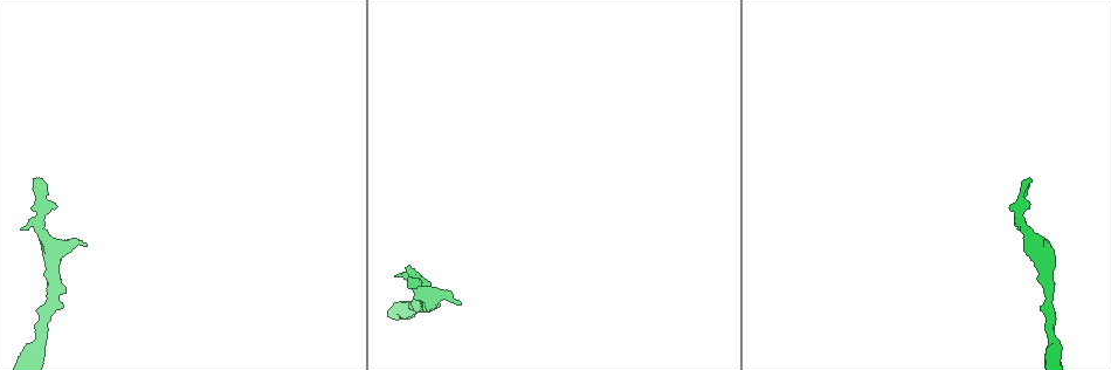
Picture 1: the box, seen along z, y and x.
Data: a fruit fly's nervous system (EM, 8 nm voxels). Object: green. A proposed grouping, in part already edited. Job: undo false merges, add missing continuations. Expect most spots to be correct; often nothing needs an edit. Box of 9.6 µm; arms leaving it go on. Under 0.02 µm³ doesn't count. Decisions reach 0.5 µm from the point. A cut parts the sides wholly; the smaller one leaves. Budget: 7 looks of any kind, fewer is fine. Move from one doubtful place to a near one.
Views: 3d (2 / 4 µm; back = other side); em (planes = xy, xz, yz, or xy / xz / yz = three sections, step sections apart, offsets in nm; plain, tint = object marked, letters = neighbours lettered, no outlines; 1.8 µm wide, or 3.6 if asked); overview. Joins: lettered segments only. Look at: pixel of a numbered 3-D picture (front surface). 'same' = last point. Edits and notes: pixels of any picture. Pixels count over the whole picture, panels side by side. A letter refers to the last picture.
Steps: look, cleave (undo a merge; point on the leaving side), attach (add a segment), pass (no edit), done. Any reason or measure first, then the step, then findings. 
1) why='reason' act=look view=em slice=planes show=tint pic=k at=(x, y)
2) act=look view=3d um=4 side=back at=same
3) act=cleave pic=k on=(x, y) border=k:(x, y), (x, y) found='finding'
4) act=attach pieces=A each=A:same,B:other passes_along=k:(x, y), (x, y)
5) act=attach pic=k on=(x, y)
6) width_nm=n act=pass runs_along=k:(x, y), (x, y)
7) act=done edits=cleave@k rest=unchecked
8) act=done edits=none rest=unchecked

why='branch stops here' act=look view=em slice=xz step=4 show=tint pic=1 at=(1029, 178)

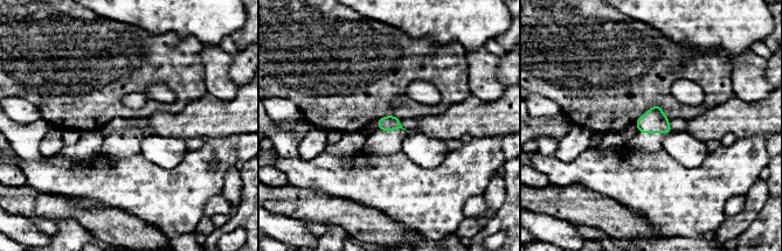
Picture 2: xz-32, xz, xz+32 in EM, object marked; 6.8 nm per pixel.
why='another direction' act=look view=em slice=planes show=letters at=same

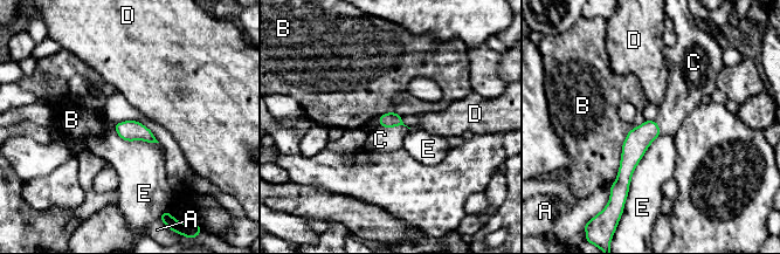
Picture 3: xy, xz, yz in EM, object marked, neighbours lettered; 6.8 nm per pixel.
act=attach pieces=C each=A:other,B:other,C:same,D:other,E:other passes_along=3:(390, 119), (394, 125), (380, 139) found='the neuron continues'

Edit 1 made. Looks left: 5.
why='calibre changes' act=look view=em slice=yz step=8 show=tint pic=1 at=(413, 312)

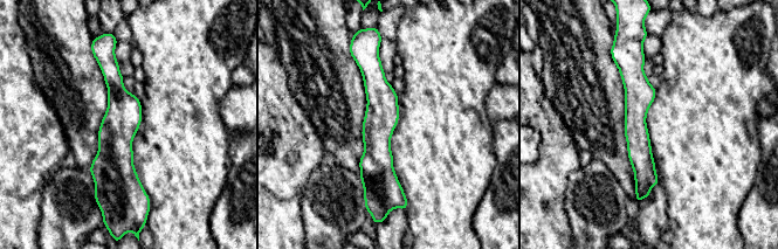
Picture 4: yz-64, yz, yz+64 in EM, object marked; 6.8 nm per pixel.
why='another direction' act=look view=em slice=xz step=16 show=letters at=same

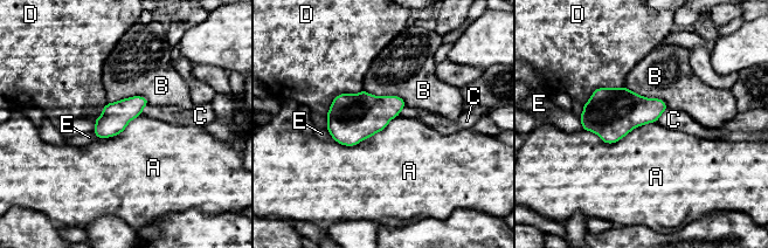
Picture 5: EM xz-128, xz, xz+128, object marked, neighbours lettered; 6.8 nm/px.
act=pass each=A:other,B:other,C:other,D:other,E:other border=5:(656, 121), (613, 143), (583, 130) found='all the same neuron'

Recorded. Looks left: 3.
why='branch stops here' act=look view=em slice=planes show=tint pic=1 at=(87, 244)

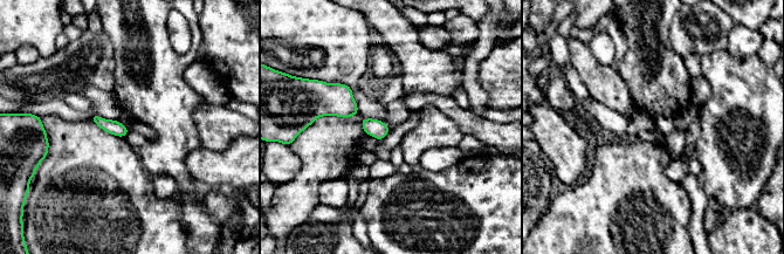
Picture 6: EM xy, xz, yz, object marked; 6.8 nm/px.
act=look view=em slice=planes show=letters at=same

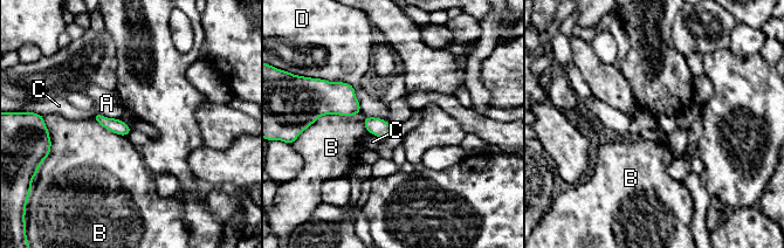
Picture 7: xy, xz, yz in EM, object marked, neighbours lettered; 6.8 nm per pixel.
longest_contact=B:340nm act=pass each=A:other,B:other,C:other,D:other found='none of them fits'

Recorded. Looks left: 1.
act=done edits=attach@3 rest=unchecked

